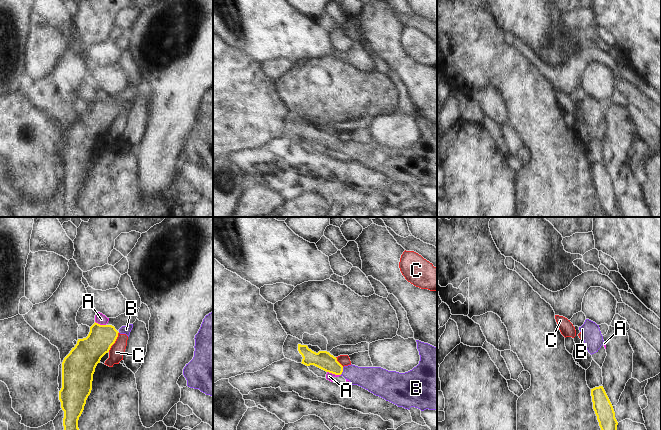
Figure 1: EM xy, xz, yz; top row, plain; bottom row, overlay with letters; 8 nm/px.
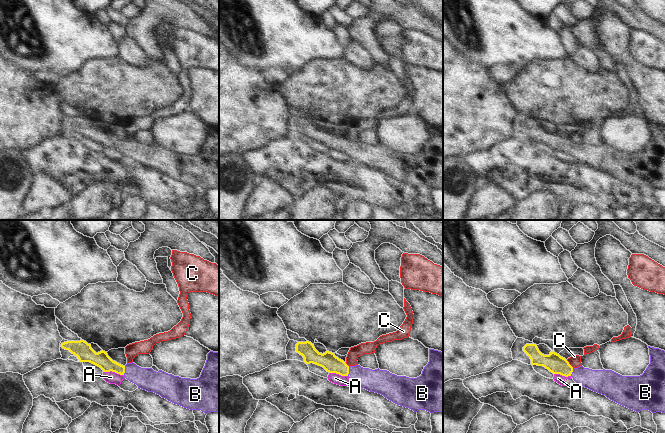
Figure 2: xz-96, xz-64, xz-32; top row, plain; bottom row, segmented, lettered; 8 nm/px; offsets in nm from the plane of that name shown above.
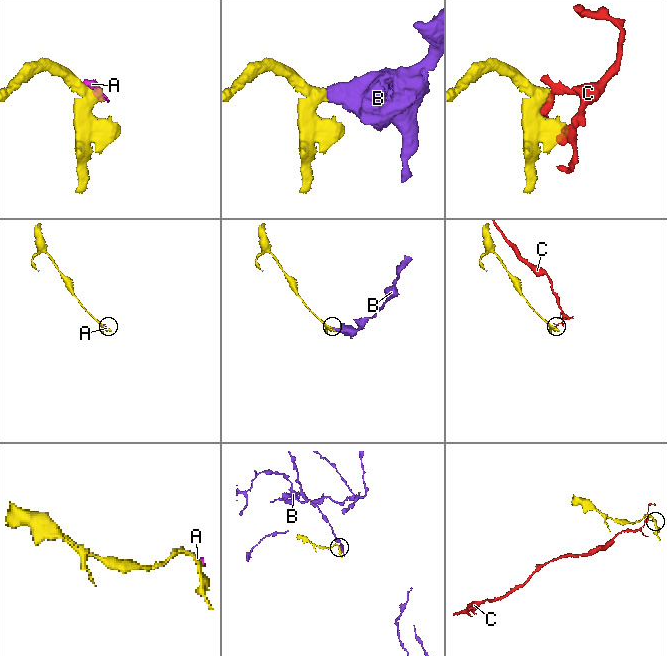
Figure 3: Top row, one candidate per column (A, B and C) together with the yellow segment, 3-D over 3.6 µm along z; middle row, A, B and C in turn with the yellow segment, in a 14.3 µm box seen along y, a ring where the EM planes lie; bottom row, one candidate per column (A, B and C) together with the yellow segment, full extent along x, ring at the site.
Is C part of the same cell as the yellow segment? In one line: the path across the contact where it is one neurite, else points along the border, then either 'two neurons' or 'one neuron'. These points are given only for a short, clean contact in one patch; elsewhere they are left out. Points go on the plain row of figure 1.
border along xy (118, 108), (115, 118), (108, 127); two neurons

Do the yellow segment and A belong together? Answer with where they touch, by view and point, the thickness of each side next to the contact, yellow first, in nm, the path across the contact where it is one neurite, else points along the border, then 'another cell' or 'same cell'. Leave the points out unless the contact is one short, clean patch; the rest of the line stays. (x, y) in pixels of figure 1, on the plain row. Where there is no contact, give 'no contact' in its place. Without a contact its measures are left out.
contact xz (334, 149); calibres 150 and 60 nm; border xz (327, 147), (340, 151); another cell

